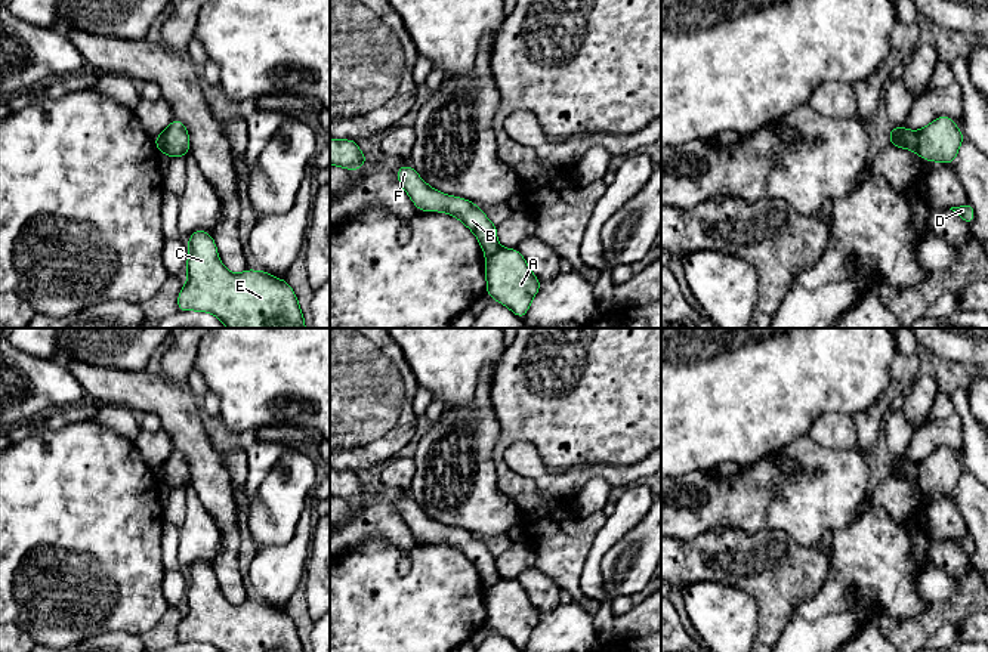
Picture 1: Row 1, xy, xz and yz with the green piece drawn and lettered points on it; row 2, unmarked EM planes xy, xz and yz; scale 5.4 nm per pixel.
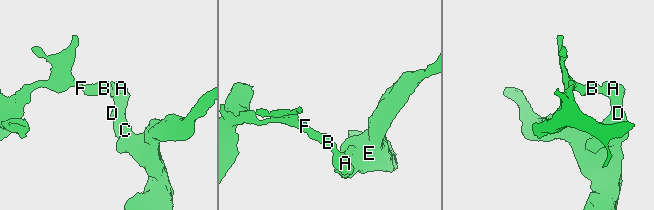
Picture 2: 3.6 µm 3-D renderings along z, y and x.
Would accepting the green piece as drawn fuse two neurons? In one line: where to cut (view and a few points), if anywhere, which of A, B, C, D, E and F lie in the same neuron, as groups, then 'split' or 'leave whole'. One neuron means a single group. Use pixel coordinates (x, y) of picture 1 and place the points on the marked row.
yz (914, 132), (916, 150) | A C D E / B F | split

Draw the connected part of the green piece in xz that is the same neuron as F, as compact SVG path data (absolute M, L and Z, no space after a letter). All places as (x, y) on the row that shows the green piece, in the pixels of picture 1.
M402 164L396 174L401 188L420 211L442 211L457 217L475 234L485 256L501 248L497 241L497 225L475 203L430 188L411 166Z

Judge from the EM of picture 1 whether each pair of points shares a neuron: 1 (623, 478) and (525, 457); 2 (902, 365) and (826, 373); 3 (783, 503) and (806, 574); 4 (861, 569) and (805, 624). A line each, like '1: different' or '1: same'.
1: same
2: different
3: different
4: same

